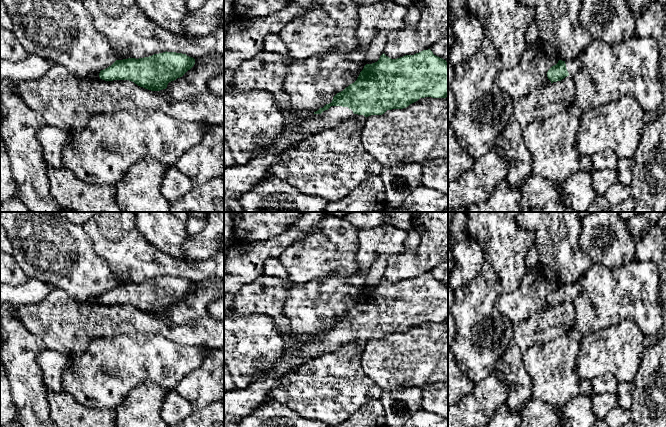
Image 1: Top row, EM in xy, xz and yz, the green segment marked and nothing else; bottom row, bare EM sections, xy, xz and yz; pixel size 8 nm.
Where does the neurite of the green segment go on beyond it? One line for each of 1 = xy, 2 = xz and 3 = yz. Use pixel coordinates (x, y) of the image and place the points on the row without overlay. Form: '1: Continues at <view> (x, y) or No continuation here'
1: No continuation here
2: Continues at xz (303, 347)
3: Continues at yz (573, 291)

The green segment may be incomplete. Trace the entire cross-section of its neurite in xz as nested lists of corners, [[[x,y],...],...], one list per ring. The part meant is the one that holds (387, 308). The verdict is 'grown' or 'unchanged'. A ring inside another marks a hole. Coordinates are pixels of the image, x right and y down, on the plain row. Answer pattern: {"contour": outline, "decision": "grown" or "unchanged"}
{"contour": [[[430,273],[397,283],[391,283],[383,277],[377,286],[366,288],[357,304],[337,317],[331,327],[326,328],[314,337],[301,335],[284,340],[283,355],[289,354],[290,361],[282,363],[279,359],[271,366],[259,362],[252,382],[259,381],[266,376],[276,376],[277,372],[283,367],[287,368],[300,364],[302,360],[312,359],[334,351],[340,346],[351,342],[354,338],[364,339],[365,341],[382,339],[387,334],[406,332],[420,322],[446,322],[447,320],[448,287],[446,284],[434,279]]], "decision": "grown"}

